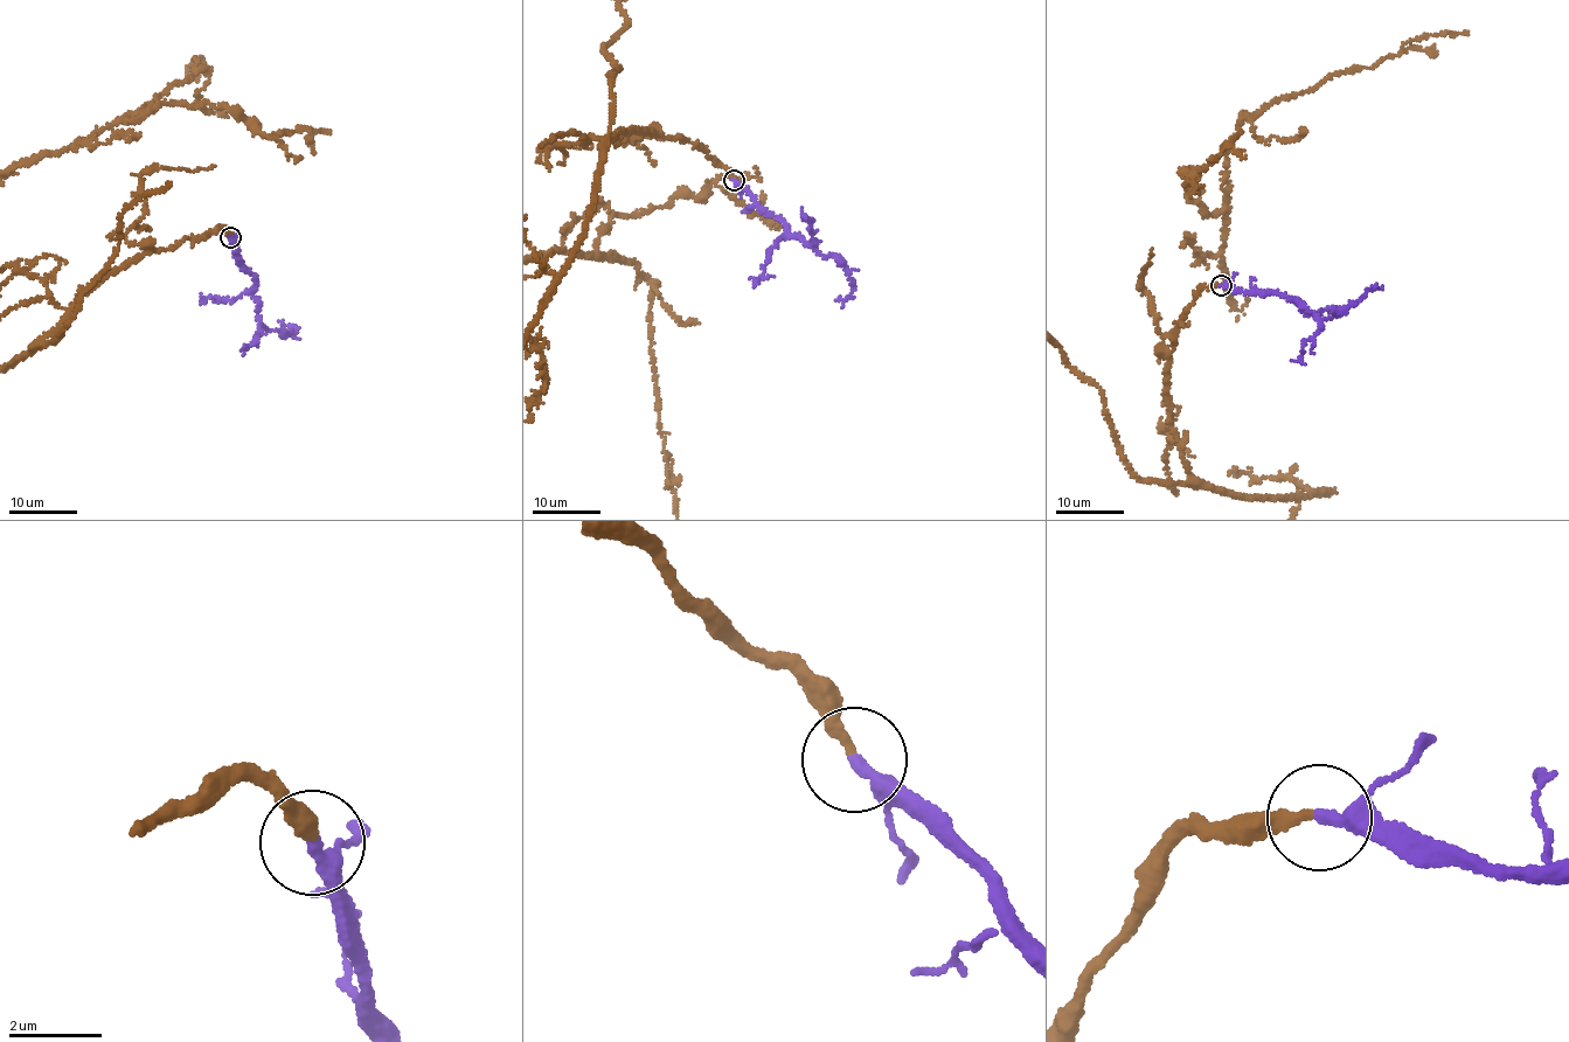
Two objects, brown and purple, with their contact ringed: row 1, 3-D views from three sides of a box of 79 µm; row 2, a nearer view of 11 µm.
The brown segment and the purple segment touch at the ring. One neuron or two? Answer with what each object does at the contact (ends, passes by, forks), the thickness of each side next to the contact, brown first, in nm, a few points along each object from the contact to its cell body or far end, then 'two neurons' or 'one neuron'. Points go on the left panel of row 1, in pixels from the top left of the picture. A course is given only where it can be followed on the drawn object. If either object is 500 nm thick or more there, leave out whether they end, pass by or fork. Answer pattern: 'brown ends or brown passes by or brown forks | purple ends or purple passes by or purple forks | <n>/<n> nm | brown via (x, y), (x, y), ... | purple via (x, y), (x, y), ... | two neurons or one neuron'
brown ends | purple passes by | 260/240 nm | purple via (230, 236), (237, 258), (250, 271), (261, 325), (289, 335), (297, 331), (280, 326) | one neuron

